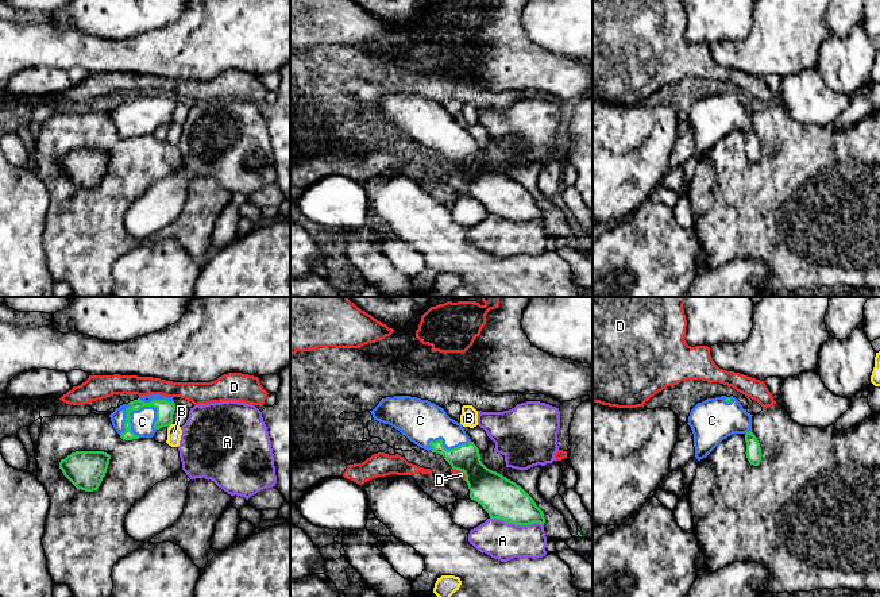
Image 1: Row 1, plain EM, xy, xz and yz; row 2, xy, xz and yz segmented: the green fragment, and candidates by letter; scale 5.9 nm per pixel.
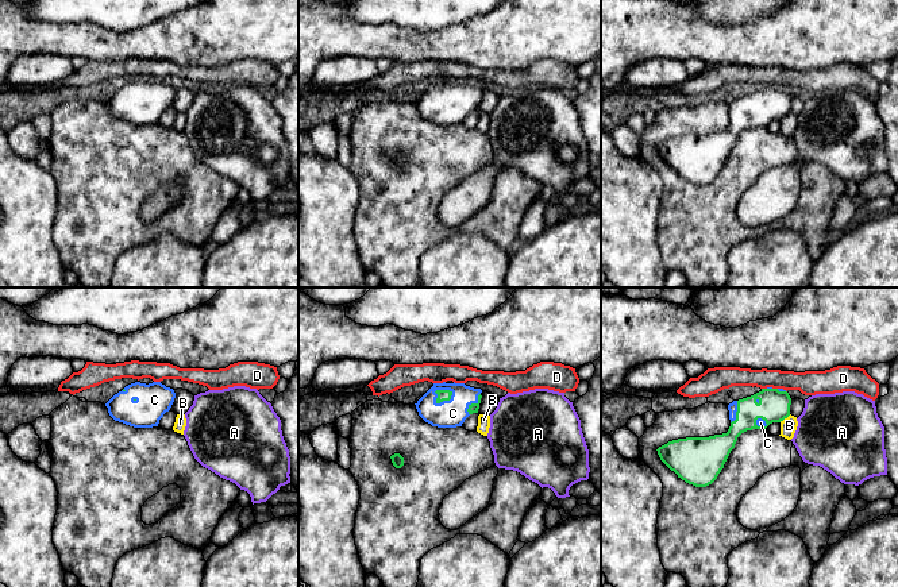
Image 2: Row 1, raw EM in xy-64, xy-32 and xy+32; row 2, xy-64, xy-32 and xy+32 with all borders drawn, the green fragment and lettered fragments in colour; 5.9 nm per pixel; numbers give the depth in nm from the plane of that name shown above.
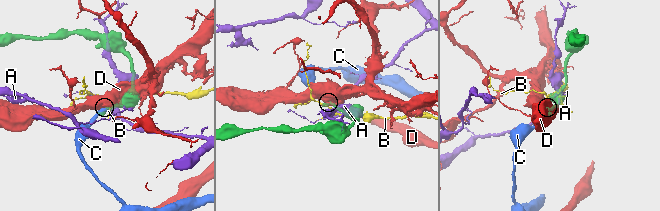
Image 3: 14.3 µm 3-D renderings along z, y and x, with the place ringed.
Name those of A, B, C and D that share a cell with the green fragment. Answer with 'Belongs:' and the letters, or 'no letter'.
Belongs: C

